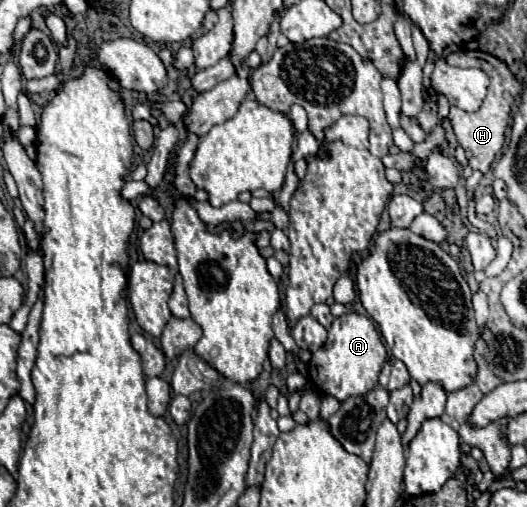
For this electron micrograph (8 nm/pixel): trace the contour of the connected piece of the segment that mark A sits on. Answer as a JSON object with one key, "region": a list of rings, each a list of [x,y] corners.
{"region":[[[347,312],[333,320],[327,342],[323,344],[321,350],[313,352],[313,358],[307,368],[309,382],[313,382],[319,388],[319,392],[331,394],[343,402],[351,396],[359,396],[365,394],[367,390],[373,390],[377,386],[377,376],[385,360],[387,350],[385,344],[381,342],[377,326],[363,314]]]}

